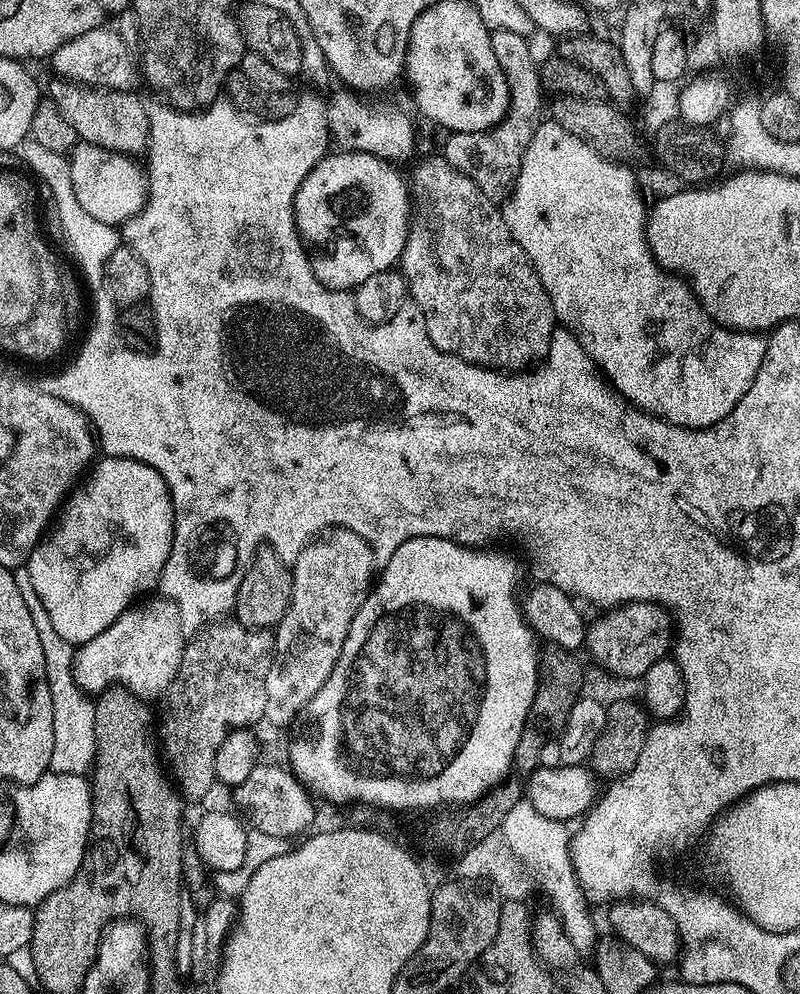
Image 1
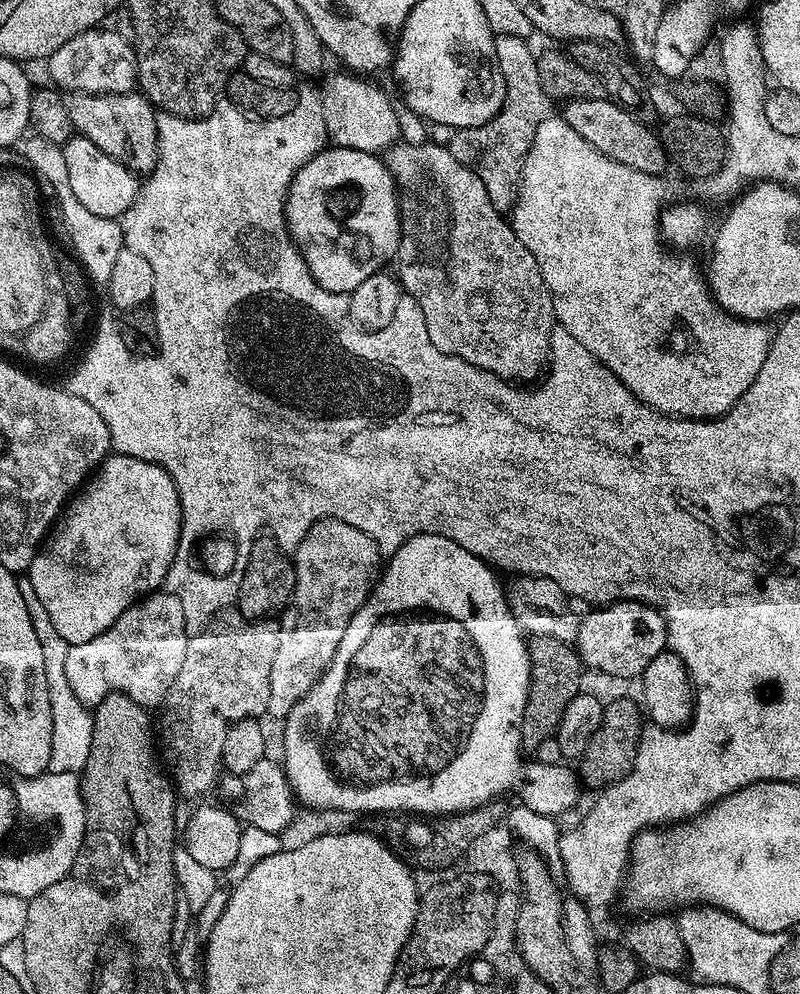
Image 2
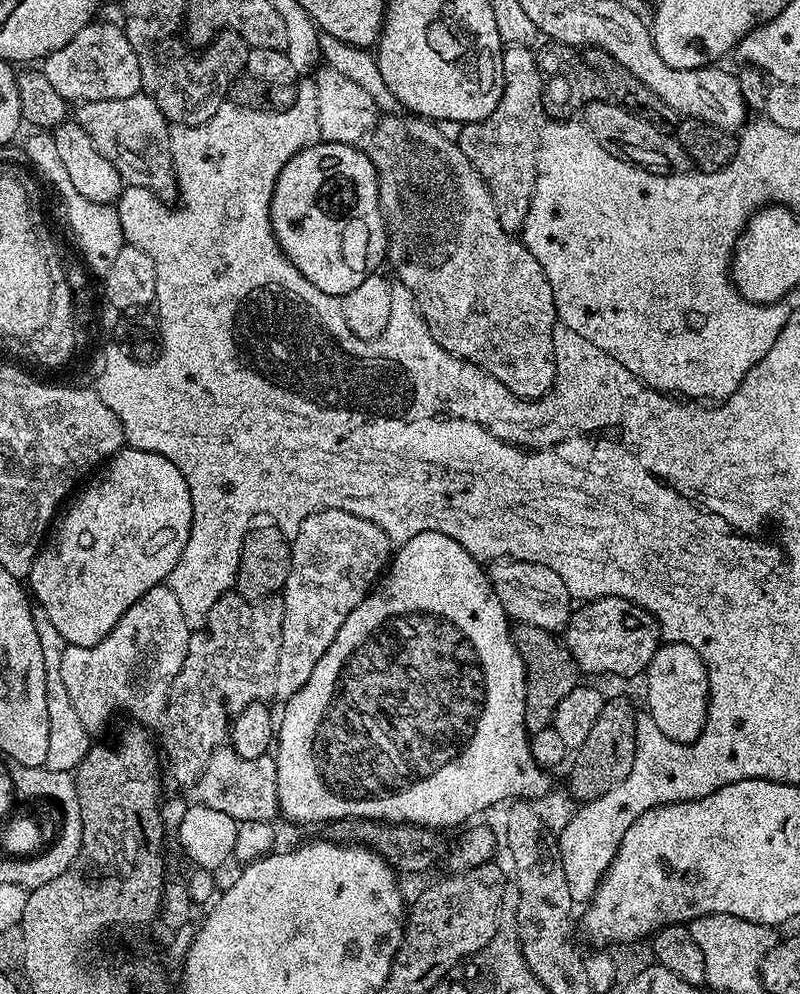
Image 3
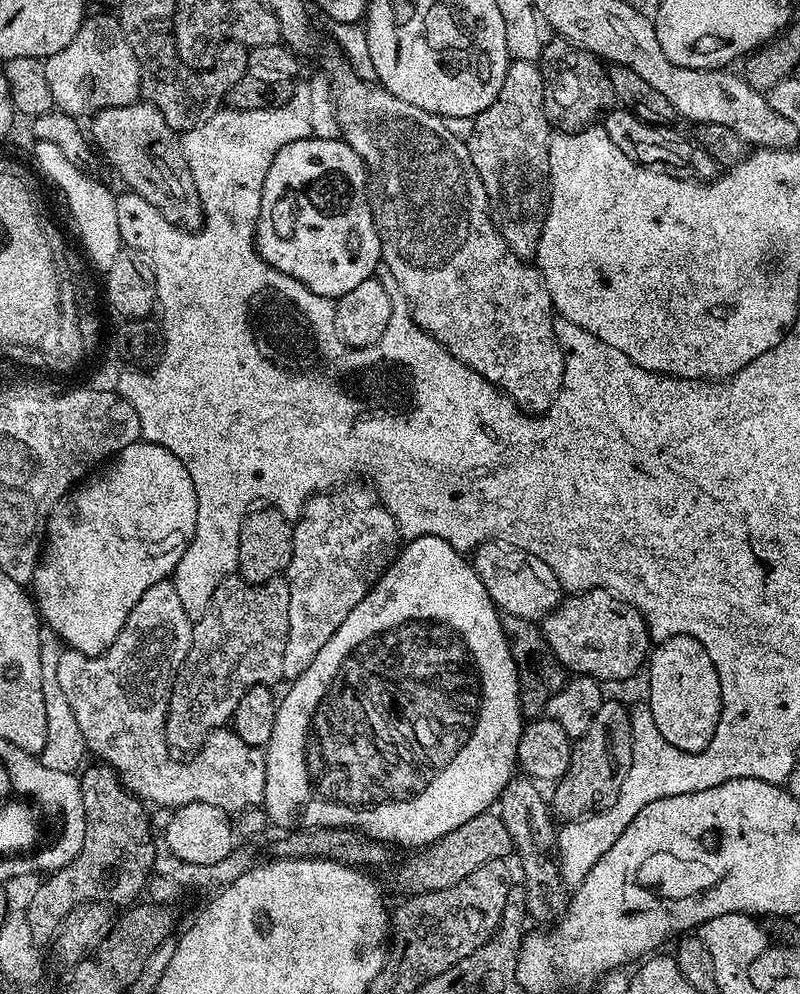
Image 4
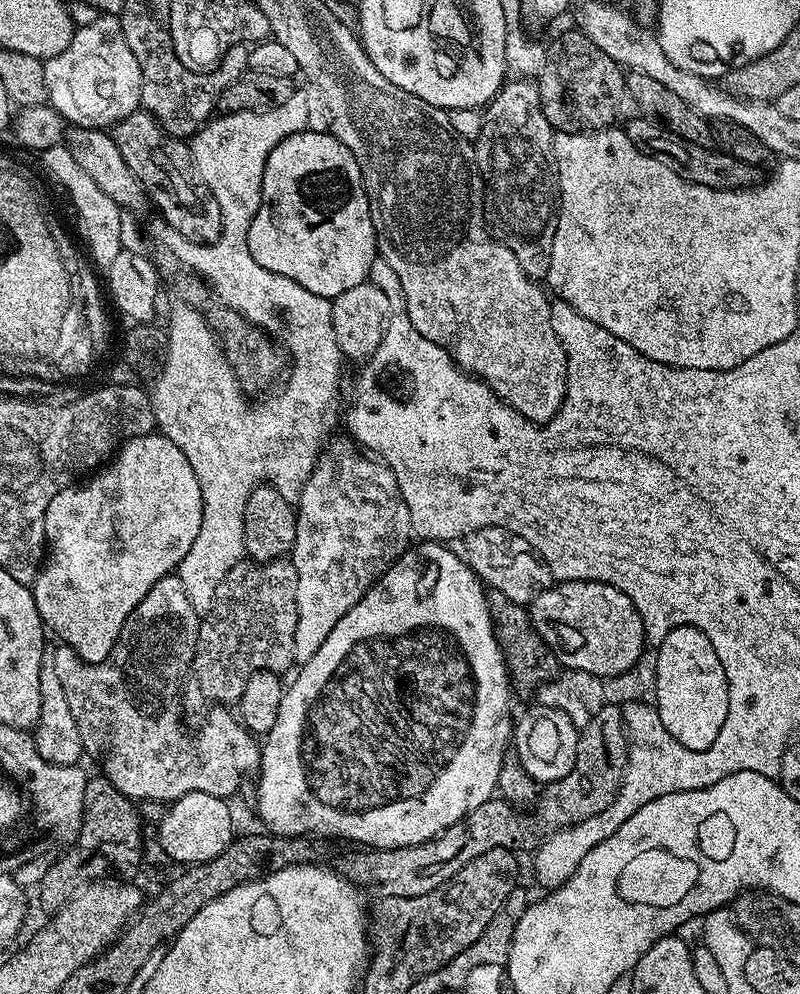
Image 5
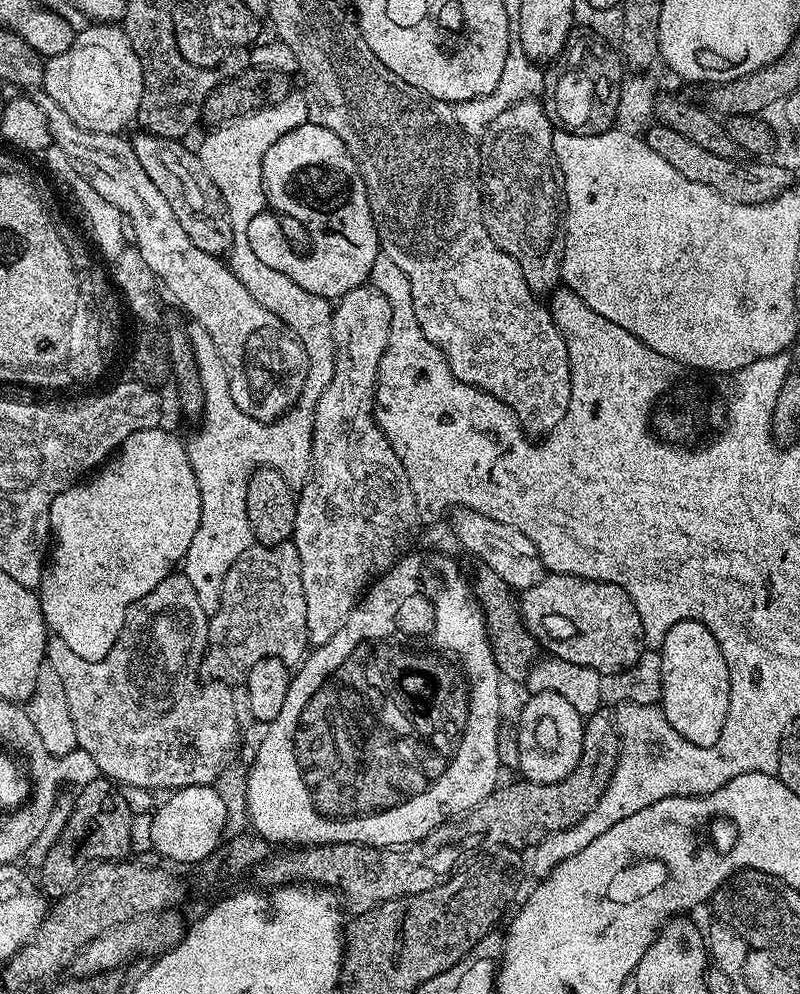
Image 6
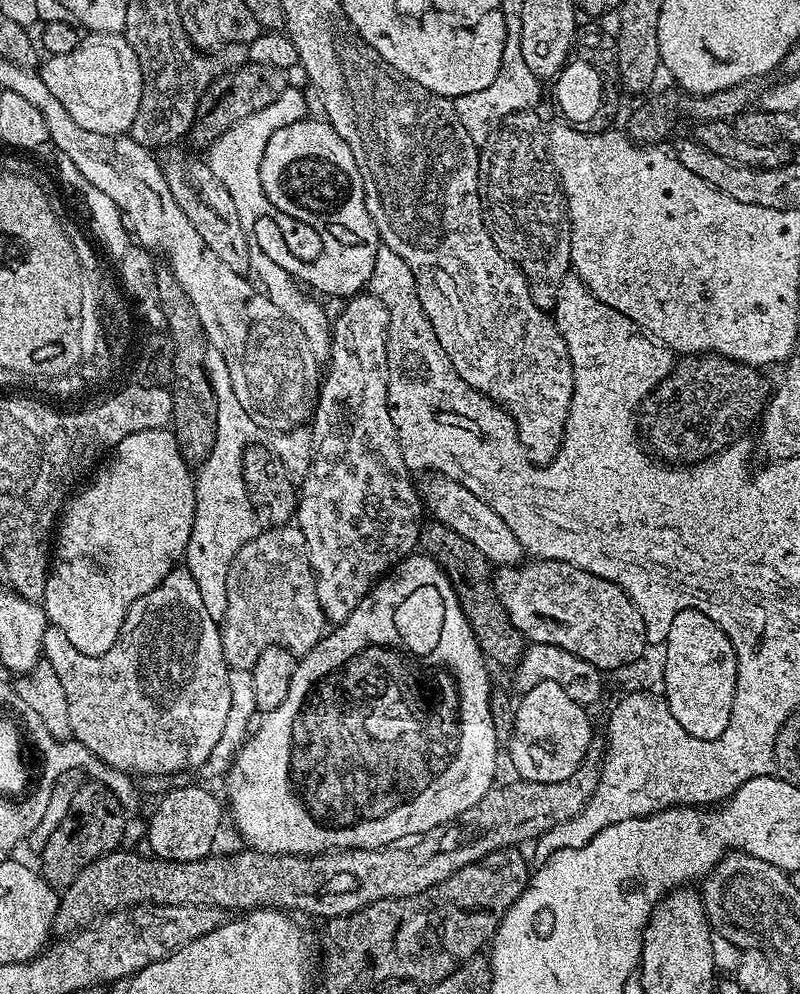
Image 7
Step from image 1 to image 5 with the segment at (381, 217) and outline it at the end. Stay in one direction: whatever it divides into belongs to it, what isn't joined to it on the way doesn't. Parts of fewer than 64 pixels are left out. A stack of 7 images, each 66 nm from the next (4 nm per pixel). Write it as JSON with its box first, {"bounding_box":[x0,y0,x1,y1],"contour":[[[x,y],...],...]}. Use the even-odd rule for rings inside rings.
{"bounding_box":[248,130,378,298],"contour":[[[311,130],[295,132],[287,136],[282,142],[278,142],[278,146],[274,146],[270,150],[268,161],[264,167],[264,177],[262,178],[260,205],[254,214],[254,222],[250,222],[248,249],[254,258],[254,262],[258,262],[258,266],[273,271],[275,274],[282,274],[293,282],[298,282],[299,286],[308,288],[311,294],[327,298],[335,298],[346,294],[346,290],[350,286],[358,286],[369,279],[371,263],[378,256],[378,249],[376,247],[376,231],[372,225],[372,215],[368,205],[368,195],[364,189],[364,179],[354,154],[350,154],[350,150],[346,146],[342,146],[342,142],[338,142],[338,138],[331,132],[314,132]]]}

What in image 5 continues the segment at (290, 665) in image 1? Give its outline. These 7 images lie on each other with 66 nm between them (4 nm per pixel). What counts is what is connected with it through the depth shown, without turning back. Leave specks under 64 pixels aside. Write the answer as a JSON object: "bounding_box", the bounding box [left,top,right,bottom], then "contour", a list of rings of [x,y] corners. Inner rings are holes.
{"bounding_box":[290,439,414,666],"contour":[[[333,439],[332,449],[330,444],[327,450],[321,451],[295,505],[296,537],[290,559],[298,574],[298,626],[294,630],[294,660],[300,666],[318,654],[322,642],[330,638],[330,630],[342,622],[345,614],[368,593],[377,578],[403,552],[408,551],[414,540],[412,515],[400,496],[392,471],[379,459],[357,451],[351,439],[343,439]]]}

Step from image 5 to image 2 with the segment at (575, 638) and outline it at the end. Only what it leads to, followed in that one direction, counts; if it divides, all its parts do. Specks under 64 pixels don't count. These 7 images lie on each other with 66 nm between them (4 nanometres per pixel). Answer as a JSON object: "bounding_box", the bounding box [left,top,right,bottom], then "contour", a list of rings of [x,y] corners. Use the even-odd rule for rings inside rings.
{"bounding_box":[574,600,668,681],"contour":[[[617,600],[596,606],[580,621],[578,638],[574,645],[581,661],[596,672],[617,676],[617,681],[643,677],[646,666],[668,648],[668,631],[664,615],[657,608],[636,600]]]}

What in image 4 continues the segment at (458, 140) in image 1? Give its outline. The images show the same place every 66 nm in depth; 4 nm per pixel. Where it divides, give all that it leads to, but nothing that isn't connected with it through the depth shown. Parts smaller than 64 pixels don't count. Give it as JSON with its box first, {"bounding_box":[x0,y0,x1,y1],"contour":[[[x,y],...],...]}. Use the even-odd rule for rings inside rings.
{"bounding_box":[466,60,550,258],"contour":[[[512,60],[502,82],[502,90],[498,90],[498,98],[494,98],[494,102],[490,102],[486,110],[475,116],[473,130],[466,141],[470,150],[470,162],[474,162],[482,178],[482,186],[486,186],[494,226],[502,234],[510,250],[525,258],[535,257],[536,247],[540,241],[542,213],[546,208],[550,125],[548,115],[544,113],[544,101],[544,79],[540,73],[539,63],[531,60]]]}

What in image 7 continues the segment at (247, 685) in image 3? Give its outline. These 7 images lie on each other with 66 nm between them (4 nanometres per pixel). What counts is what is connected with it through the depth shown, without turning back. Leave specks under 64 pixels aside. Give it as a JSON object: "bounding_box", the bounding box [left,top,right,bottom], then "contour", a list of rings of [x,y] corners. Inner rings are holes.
{"bounding_box":[219,522,326,670],"contour":[[[289,522],[282,528],[265,527],[257,531],[256,537],[234,558],[226,574],[226,610],[219,621],[222,638],[222,654],[229,669],[244,668],[251,670],[258,662],[258,654],[270,646],[282,646],[296,657],[302,657],[325,635],[326,617],[320,611],[316,600],[316,576],[310,566],[306,538],[295,523]]]}

